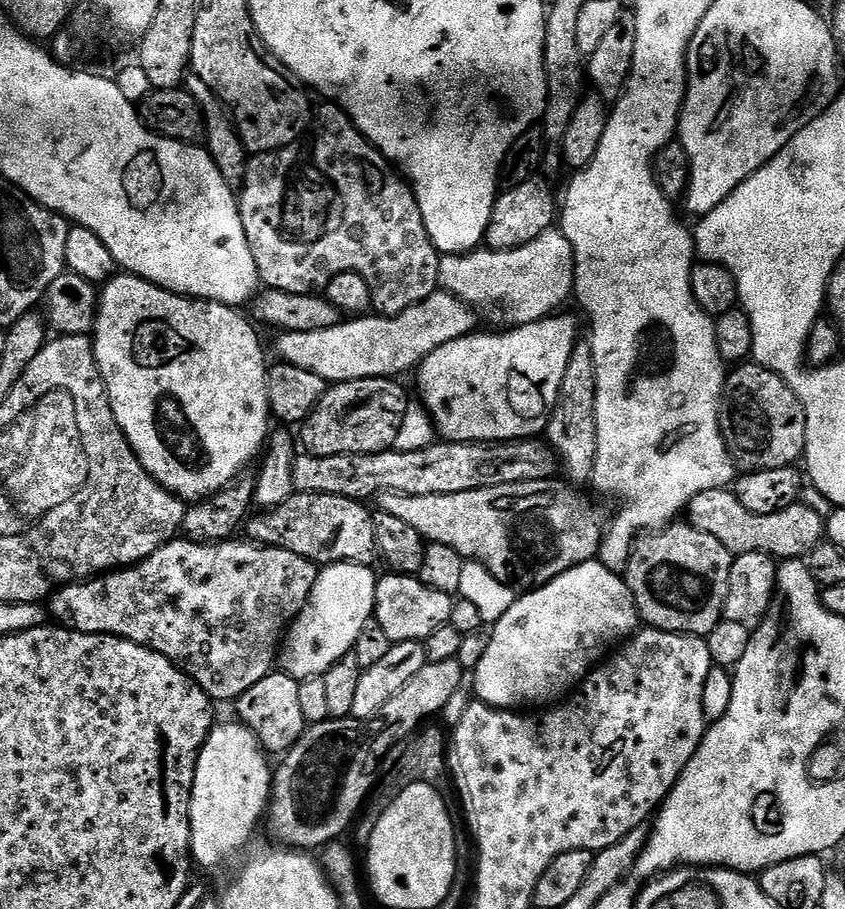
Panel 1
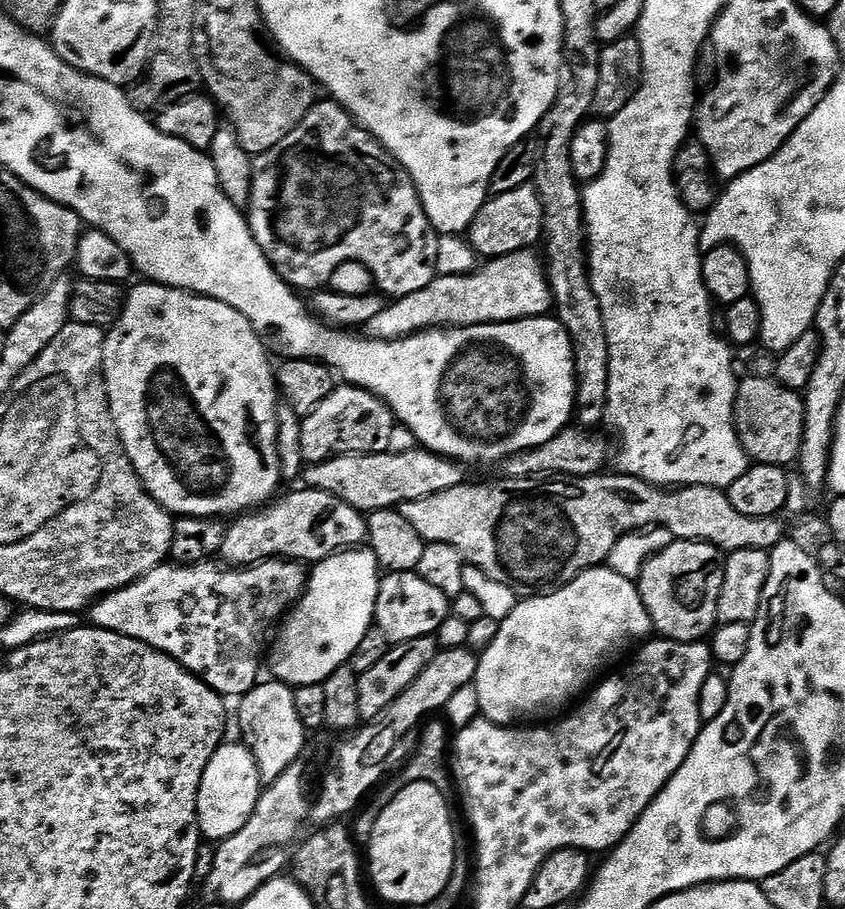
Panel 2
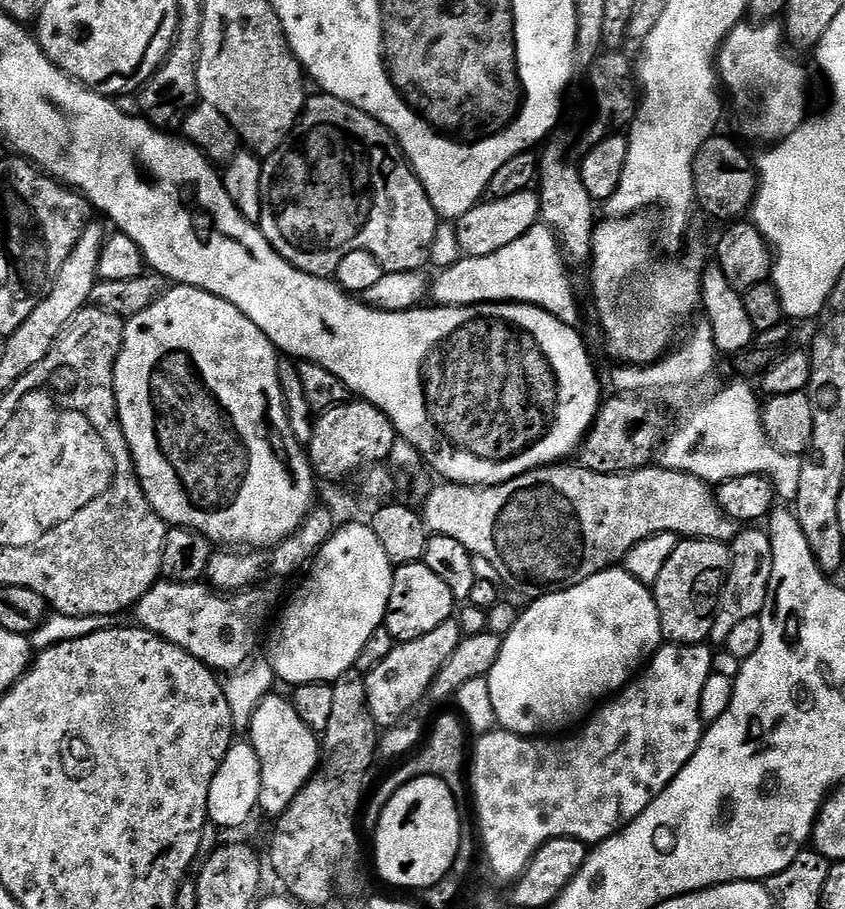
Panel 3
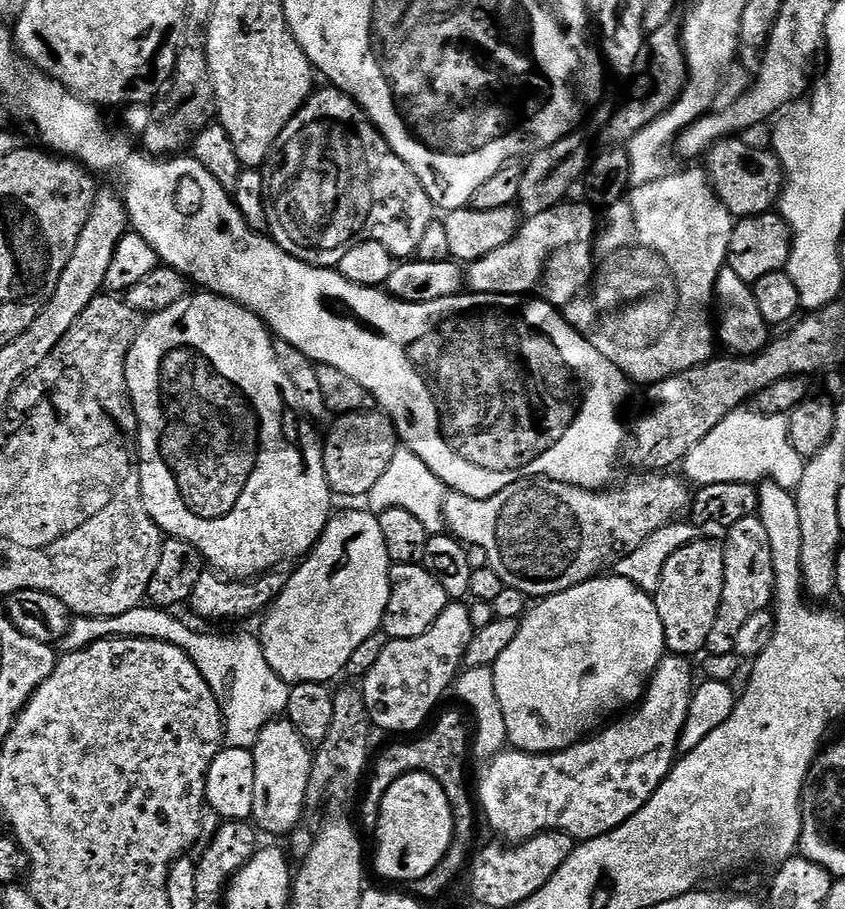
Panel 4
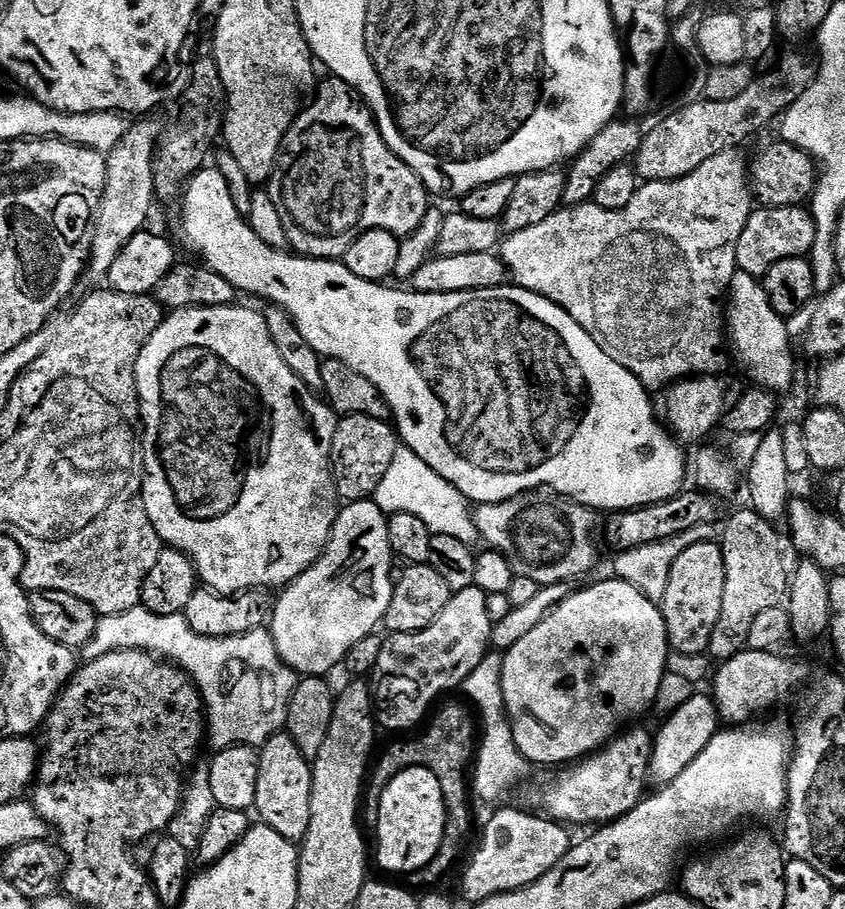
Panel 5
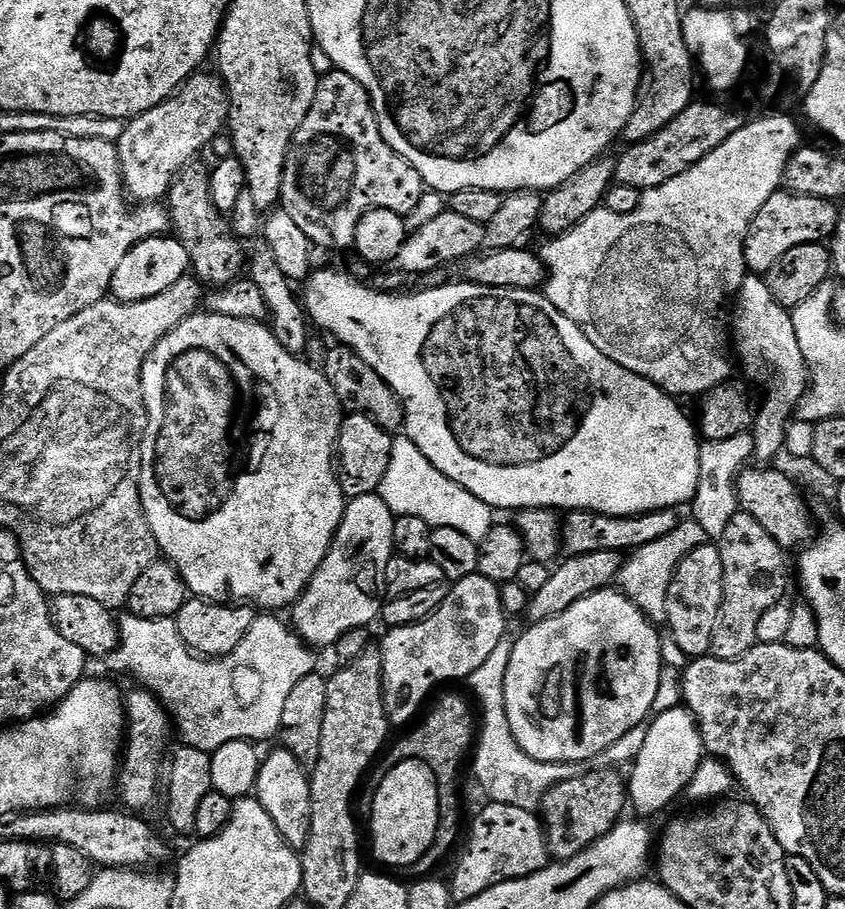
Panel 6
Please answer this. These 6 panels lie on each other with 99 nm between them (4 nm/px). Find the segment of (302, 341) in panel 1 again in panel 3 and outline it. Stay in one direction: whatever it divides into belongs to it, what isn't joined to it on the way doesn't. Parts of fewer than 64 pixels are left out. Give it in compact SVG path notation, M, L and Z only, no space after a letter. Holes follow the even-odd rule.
M537 222L522 238L510 242L510 246L482 258L464 256L457 264L443 269L440 277L431 281L430 296L448 310L475 304L532 304L564 324L576 326L580 308L576 305L576 292L568 271L569 265L556 236L543 223Z

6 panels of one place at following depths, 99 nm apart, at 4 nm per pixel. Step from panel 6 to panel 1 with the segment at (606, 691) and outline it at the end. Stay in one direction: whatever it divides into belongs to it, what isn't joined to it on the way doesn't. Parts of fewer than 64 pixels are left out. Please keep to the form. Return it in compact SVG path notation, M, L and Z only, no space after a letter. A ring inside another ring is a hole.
M599 559L574 566L550 583L525 591L510 610L502 614L499 622L491 625L486 654L482 654L482 662L478 662L474 670L479 703L505 710L555 705L605 659L609 649L633 635L640 623L640 613L636 611L636 603L623 575L610 571Z

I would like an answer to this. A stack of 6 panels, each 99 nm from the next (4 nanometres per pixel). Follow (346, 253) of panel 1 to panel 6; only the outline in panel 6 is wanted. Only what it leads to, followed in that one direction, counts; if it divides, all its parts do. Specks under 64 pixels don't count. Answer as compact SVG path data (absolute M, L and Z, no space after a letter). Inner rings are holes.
M333 70L326 75L319 77L316 86L316 97L310 106L310 114L306 114L306 122L302 122L302 126L294 134L292 139L292 148L288 152L286 158L286 166L284 167L284 181L282 182L282 190L280 191L279 207L286 214L290 214L290 222L294 222L294 226L298 226L298 230L306 237L310 243L317 249L320 248L348 248L354 238L354 230L358 226L358 222L368 212L393 212L396 216L407 218L414 206L418 206L418 202L423 198L426 191L424 179L418 174L418 170L414 170L414 166L410 166L410 162L406 162L406 158L402 158L386 141L382 138L382 130L378 126L378 118L376 111L372 105L372 100L368 97L367 90L356 81L350 78L350 74Z

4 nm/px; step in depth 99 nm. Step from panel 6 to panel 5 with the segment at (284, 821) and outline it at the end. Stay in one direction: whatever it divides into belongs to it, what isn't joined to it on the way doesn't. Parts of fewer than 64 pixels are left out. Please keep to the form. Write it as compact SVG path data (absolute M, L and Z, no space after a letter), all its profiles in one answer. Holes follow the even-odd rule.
M286 734L271 736L259 749L258 790L254 812L270 830L278 830L282 838L303 841L310 830L310 798L312 797L312 766Z

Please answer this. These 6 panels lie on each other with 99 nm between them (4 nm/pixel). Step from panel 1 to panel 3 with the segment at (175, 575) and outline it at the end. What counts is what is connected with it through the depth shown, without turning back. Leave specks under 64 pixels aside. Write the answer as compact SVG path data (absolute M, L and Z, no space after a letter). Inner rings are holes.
M164 580L156 583L137 601L134 613L135 623L144 631L152 632L186 650L217 673L232 674L243 669L253 659L256 635L271 608L272 596L264 586L257 586L247 592L221 594L204 582L175 584Z

